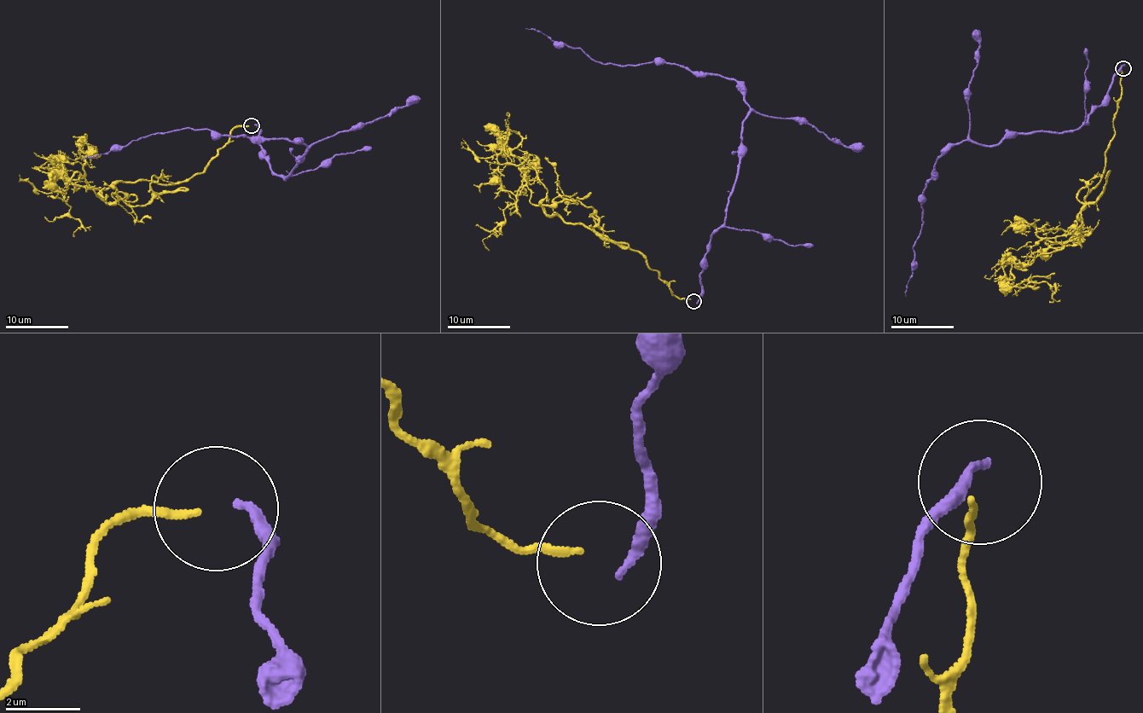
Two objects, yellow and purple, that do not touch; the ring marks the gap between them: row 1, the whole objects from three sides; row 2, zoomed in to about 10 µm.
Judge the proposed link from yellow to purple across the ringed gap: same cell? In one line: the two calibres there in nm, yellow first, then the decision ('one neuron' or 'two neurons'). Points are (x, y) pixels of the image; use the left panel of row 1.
calibres 200 and 200 nm; two neurons

